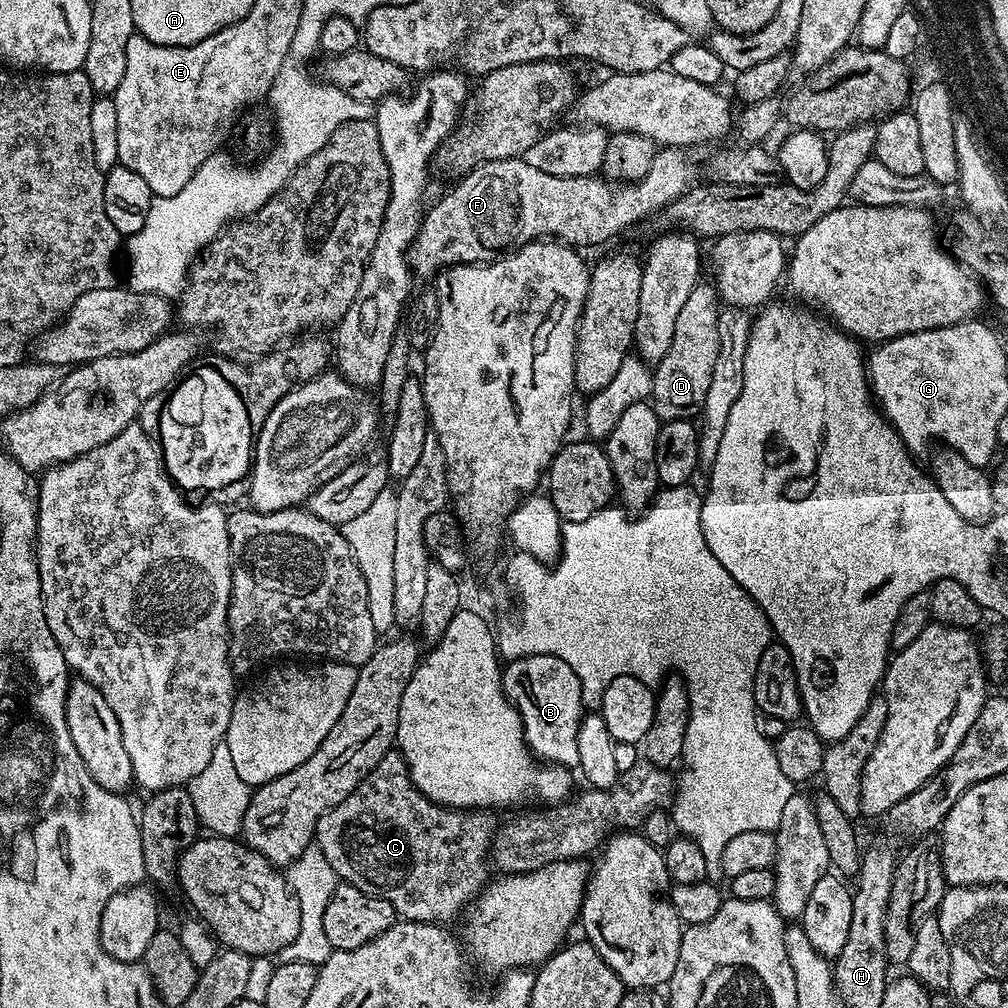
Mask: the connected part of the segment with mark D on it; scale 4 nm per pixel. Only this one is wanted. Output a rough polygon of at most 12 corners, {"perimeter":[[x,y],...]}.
{"perimeter":[[715,283],[690,290],[652,374],[662,422],[699,417],[718,358]]}

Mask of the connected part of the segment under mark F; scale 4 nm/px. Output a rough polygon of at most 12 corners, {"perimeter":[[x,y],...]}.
{"perimeter":[[682,148],[641,180],[487,160],[429,207],[417,277],[534,240],[585,250],[697,183]]}

